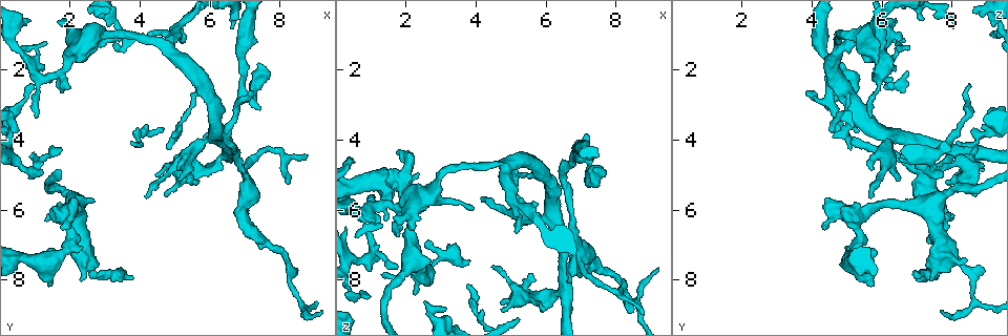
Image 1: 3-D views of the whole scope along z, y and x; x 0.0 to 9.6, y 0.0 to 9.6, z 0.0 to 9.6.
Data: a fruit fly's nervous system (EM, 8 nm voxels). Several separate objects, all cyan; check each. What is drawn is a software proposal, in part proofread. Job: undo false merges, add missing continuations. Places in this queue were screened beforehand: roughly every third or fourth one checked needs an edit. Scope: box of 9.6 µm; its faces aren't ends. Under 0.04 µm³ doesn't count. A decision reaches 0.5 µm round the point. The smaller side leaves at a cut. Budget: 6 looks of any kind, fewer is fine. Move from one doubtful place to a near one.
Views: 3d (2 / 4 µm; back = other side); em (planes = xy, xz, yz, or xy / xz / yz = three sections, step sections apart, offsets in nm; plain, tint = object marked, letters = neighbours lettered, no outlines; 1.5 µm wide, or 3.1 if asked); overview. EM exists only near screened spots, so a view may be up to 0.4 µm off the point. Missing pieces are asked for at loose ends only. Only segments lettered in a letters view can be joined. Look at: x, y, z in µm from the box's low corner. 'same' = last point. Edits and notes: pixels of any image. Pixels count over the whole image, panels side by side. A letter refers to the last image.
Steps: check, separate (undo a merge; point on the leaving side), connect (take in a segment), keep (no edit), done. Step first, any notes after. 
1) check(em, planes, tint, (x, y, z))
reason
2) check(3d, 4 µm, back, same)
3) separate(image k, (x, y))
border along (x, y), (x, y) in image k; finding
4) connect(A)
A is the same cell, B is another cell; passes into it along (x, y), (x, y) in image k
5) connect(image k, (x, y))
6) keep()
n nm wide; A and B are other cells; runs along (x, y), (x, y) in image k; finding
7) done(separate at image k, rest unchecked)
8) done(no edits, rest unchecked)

check(em, planes, letters, (5.15, 5.15, 6.55))
free end

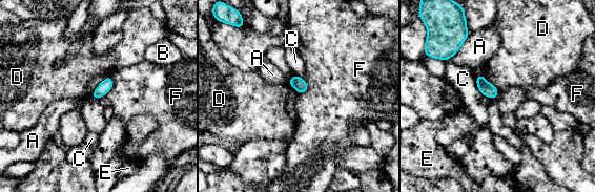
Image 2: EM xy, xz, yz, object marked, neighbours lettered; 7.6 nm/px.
keep()
A, B, C, D, E and F are other cells; border along (110, 76), (113, 86), (98, 99) in image 2; no lettered segment goes on from it

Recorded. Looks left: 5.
check(3d, 4 µm, (1.80, 5.40, 7.95))
thick turns thin

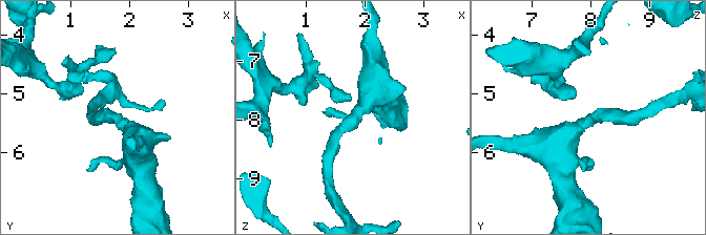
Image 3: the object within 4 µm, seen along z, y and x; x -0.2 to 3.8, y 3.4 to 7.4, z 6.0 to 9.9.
check(em, planes, letters, (1.85, 5.40, 8.00))
arms of 220, 600 nm

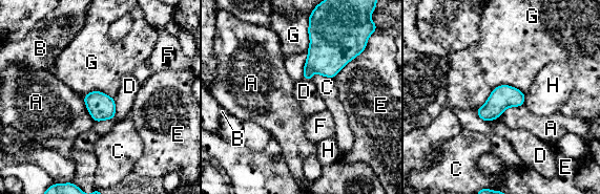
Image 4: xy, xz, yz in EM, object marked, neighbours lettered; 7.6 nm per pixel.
keep()
A, B, C, D, E, F, G and H are other cells; border along (524, 92), (498, 85), (476, 111) in image 4; one neuron here

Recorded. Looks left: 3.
check(em, xz, step 8, tint, (7.55, 6.90, 7.75))
thick turns thin

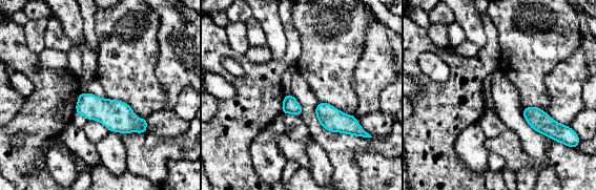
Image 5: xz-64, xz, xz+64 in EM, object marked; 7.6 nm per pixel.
check(em, planes, letters, same)

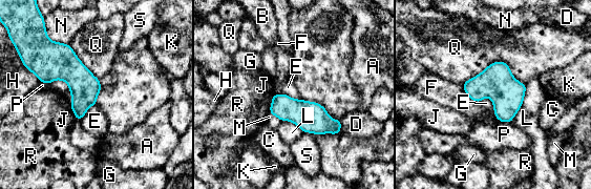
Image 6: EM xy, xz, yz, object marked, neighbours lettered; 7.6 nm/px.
keep()
170 nm wide; A, B, C, D, E, F, G, H, J, K, L, M, N, P, Q, R and S are other cells; all the same neuron

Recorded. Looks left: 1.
done(no edits, rest unchecked)

